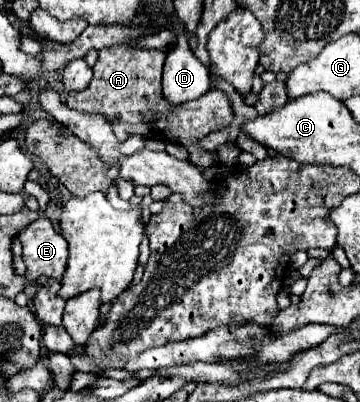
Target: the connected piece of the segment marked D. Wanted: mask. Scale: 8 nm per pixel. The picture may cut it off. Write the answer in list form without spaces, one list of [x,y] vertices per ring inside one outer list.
[[[185,30],[177,32],[177,40],[173,44],[173,48],[167,52],[167,60],[163,66],[163,94],[171,104],[183,104],[189,100],[195,100],[199,96],[203,96],[207,90],[211,88],[211,78],[209,78],[209,70],[193,56]]]

